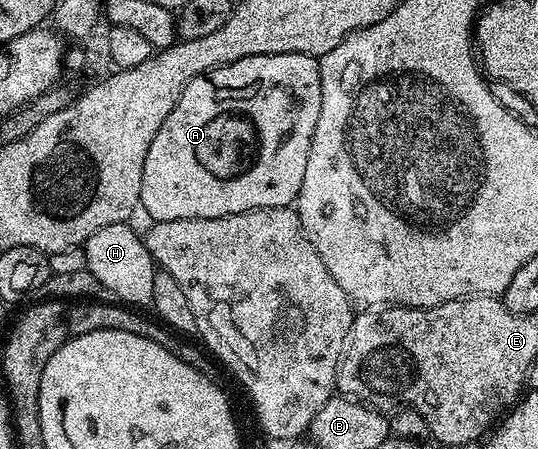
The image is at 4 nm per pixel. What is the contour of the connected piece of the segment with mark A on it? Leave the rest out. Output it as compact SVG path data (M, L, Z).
M307 54L248 56L244 60L236 60L227 66L218 66L215 70L196 76L190 81L184 88L176 108L172 108L164 124L160 124L160 132L156 132L148 148L148 156L144 156L144 180L140 184L140 206L143 211L146 209L150 220L167 222L185 218L223 218L233 214L243 214L249 210L267 210L297 203L300 184L304 184L304 168L308 168L308 152L312 144L312 136L316 132L316 120L320 116L322 103L318 63L319 59L310 58Z

